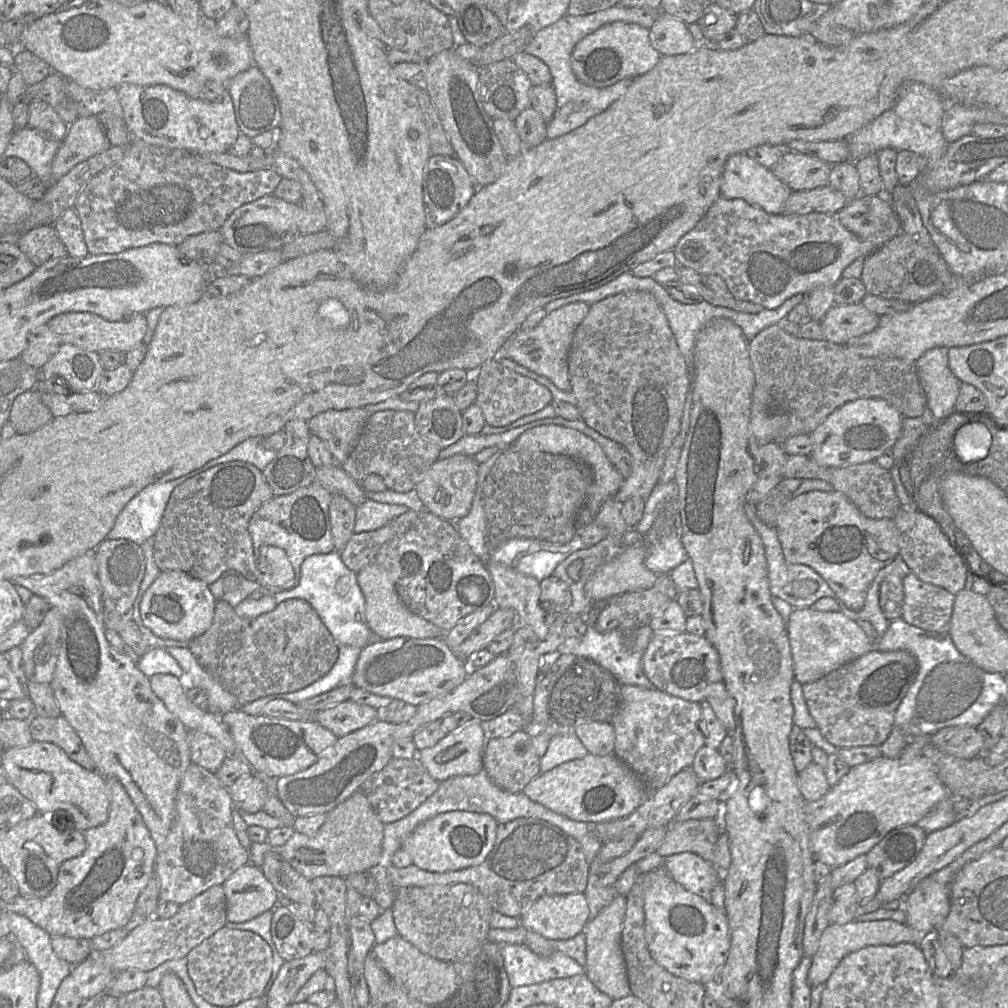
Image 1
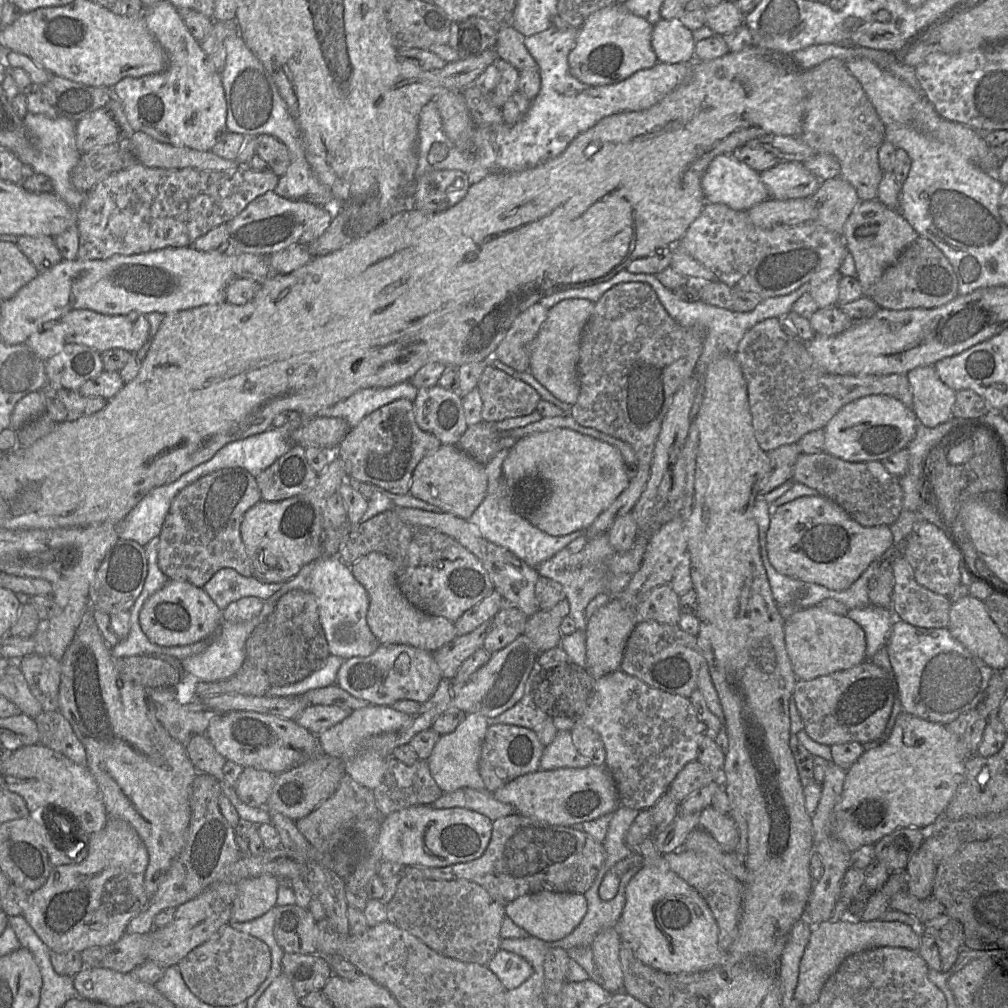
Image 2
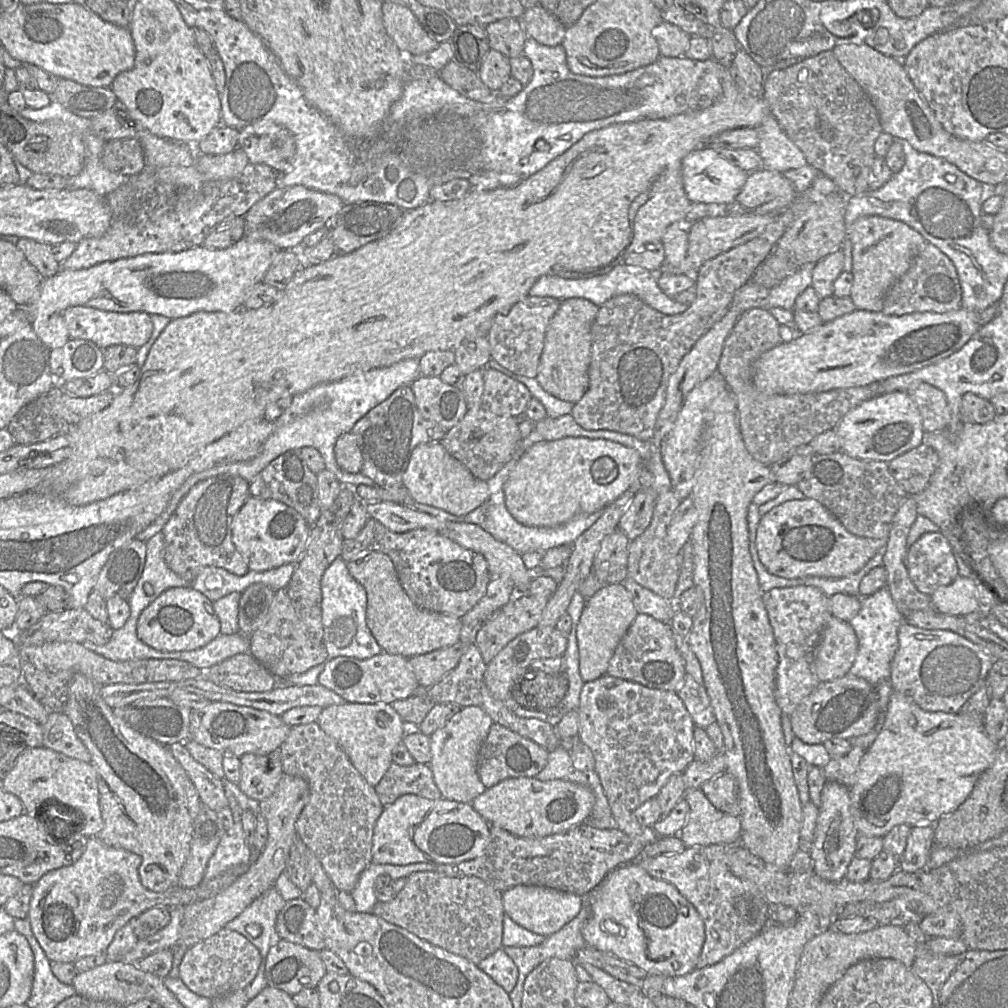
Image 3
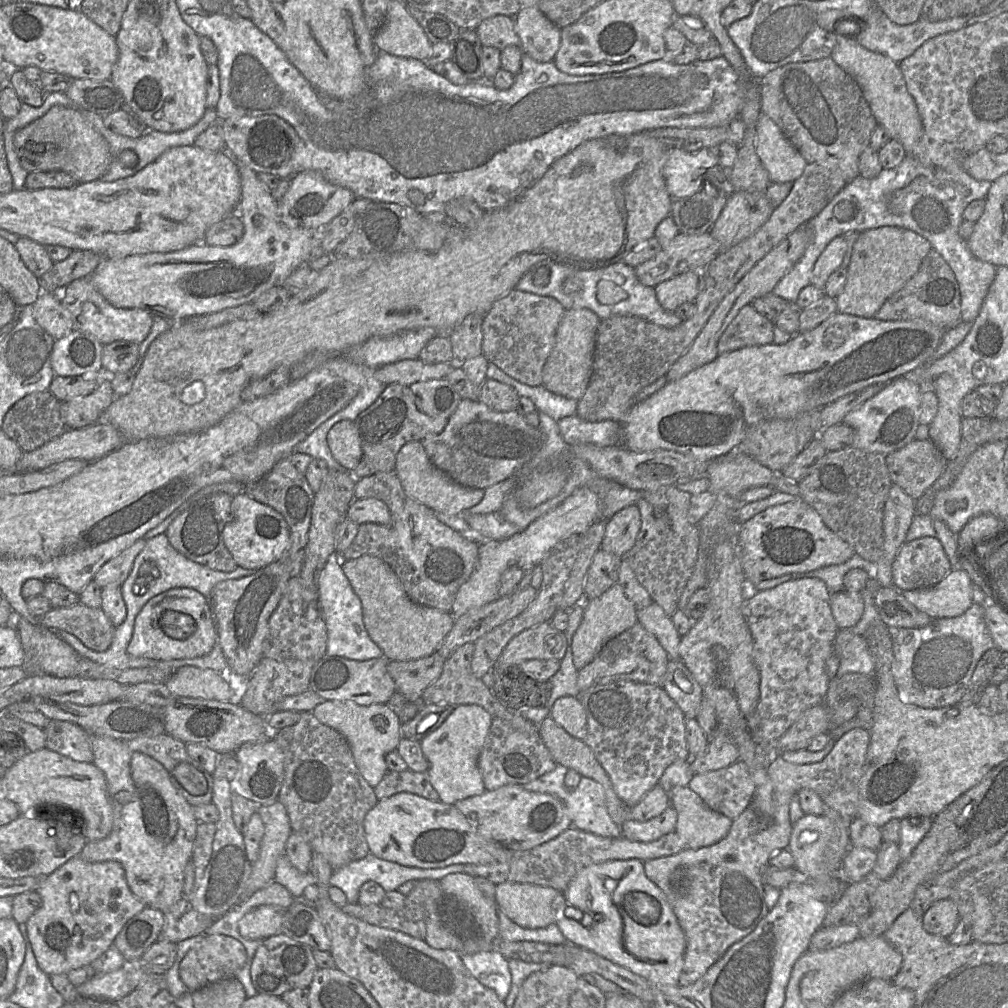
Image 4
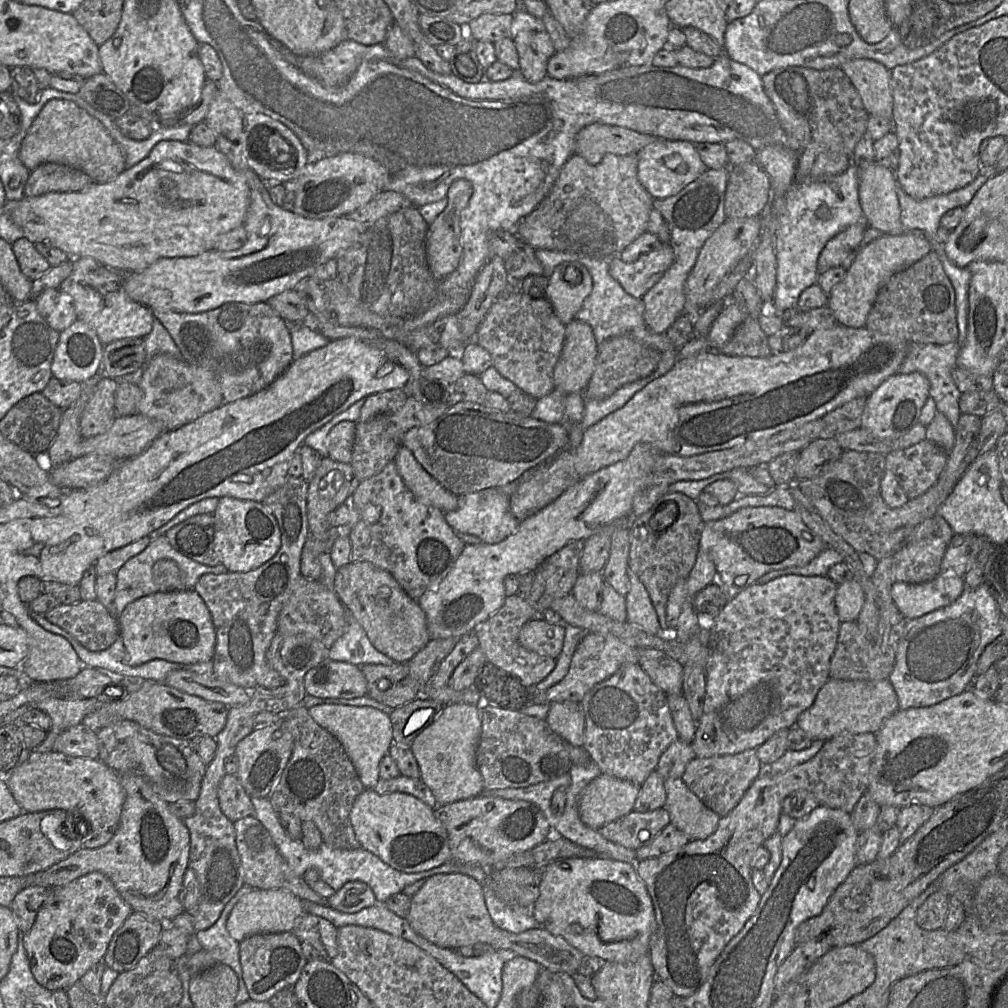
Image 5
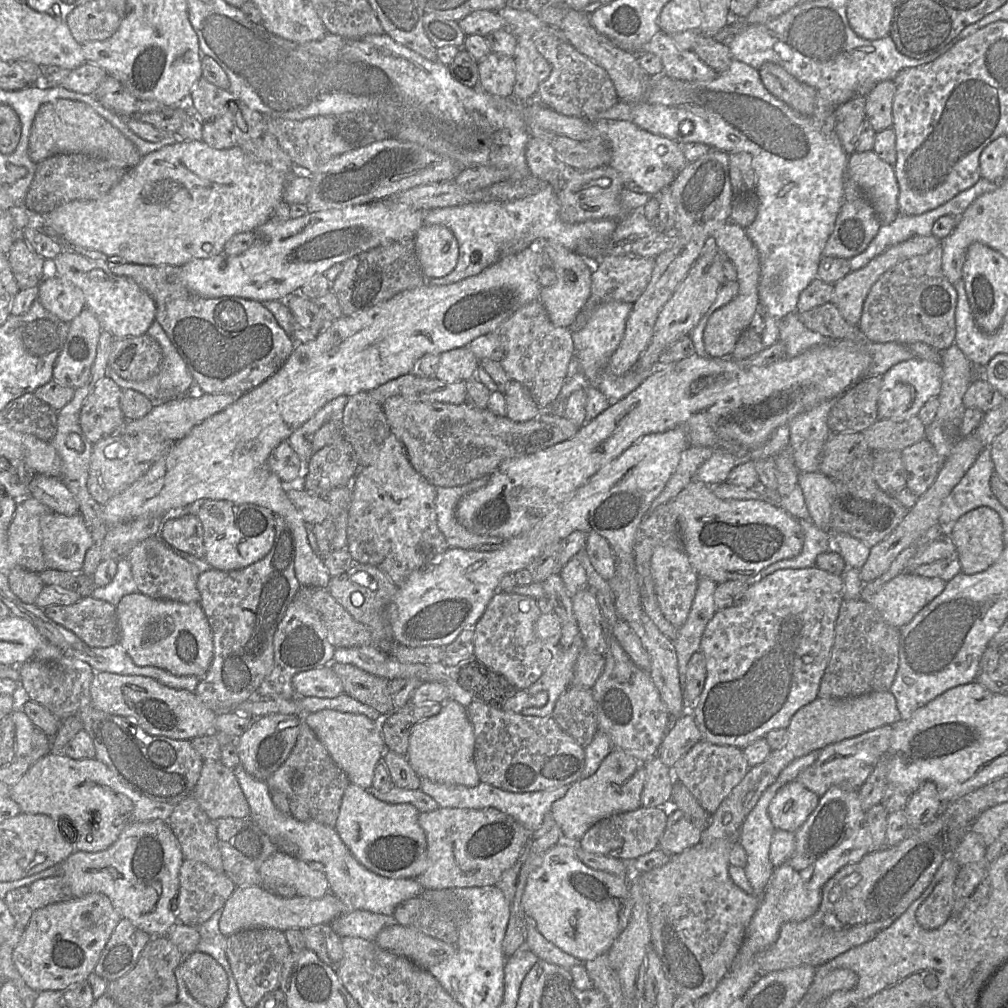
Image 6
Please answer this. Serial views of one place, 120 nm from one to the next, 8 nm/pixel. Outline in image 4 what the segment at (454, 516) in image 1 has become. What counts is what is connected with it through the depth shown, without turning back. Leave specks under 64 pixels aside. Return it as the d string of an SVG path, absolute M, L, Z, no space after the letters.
M421 441L406 443L396 456L394 470L405 492L435 512L446 515L461 515L463 511L477 505L484 496L484 489L469 488L456 483L429 459Z

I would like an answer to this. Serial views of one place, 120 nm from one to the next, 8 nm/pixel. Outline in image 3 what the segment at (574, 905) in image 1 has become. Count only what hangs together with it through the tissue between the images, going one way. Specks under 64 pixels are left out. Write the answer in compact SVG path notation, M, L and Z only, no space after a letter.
M517 885L502 892L505 913L523 928L549 937L572 921L581 911L583 897L553 888Z

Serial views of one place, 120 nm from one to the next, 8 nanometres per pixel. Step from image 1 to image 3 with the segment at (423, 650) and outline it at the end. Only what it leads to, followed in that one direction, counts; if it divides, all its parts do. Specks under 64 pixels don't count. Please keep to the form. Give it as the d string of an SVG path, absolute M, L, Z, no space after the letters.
M384 651L367 659L338 656L328 659L318 677L318 684L332 690L348 703L386 703L406 699L421 691L409 668L408 658Z

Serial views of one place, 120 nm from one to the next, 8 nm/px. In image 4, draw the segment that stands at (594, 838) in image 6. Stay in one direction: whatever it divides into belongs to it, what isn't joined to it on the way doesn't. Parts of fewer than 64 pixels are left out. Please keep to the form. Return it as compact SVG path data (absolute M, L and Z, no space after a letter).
M669 806L662 814L648 821L629 819L621 826L621 836L636 842L652 842L674 832L677 824L677 812Z

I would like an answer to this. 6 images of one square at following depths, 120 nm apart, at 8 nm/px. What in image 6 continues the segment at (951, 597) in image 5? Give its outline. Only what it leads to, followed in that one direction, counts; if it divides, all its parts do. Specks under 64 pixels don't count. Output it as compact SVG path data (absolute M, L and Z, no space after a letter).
M905 571L886 582L870 598L864 598L890 625L901 629L943 592L947 582Z

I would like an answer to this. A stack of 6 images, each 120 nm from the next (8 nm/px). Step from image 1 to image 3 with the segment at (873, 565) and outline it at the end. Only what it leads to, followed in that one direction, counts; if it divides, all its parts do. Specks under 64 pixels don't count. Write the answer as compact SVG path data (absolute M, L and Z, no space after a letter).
M813 499L803 500L789 500L779 506L774 507L772 510L761 516L757 532L756 532L756 548L760 561L768 570L769 573L788 579L796 579L802 577L823 577L838 579L857 573L861 570L866 563L878 552L883 551L887 540L875 540L870 538L858 537L848 532L841 522L829 512L820 502Z

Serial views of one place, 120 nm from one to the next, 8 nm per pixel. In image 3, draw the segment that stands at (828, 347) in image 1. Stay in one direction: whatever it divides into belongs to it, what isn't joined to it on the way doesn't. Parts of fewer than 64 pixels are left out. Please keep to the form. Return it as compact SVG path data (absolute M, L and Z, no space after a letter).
M758 307L741 312L725 340L718 364L718 372L736 399L744 445L755 460L769 467L794 448L807 445L817 435L835 428L852 408L879 396L877 383L821 393L768 395L760 392L752 380L752 365L762 354L783 343L779 325L766 309Z

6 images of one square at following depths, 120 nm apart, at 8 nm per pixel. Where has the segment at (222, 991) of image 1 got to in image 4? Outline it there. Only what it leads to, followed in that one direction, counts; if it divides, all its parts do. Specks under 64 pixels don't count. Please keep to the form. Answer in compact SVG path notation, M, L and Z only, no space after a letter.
M225 935L205 936L180 963L179 975L189 992L218 980L235 977L247 960L244 945Z

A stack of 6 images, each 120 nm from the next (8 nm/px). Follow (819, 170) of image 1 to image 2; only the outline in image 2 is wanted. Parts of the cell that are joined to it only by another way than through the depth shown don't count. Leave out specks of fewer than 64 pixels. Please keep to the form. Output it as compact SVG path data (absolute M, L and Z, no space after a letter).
M778 161L760 173L760 177L767 187L769 197L778 200L808 198L822 182L803 163L790 161Z

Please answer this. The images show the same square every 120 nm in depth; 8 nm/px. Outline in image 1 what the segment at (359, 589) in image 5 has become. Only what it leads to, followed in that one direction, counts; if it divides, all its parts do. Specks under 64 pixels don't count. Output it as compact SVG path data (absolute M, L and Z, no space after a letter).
M371 564L357 573L357 582L366 601L366 618L368 626L375 636L389 640L395 637L416 639L440 638L444 633L440 628L424 618L414 614L401 601L396 587L388 572L377 564Z

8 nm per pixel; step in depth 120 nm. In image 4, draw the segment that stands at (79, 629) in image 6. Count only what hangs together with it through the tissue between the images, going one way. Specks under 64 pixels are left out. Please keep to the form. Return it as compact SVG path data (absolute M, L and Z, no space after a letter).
M79 602L70 607L51 608L38 623L48 629L72 634L84 646L96 652L109 648L115 632L115 626L100 607L90 608Z

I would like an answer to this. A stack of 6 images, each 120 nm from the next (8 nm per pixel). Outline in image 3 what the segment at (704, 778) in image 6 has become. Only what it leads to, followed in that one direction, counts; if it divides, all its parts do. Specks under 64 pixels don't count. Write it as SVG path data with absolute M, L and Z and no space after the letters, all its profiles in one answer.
M728 772L720 773L701 785L700 790L718 810L740 817L737 784Z

